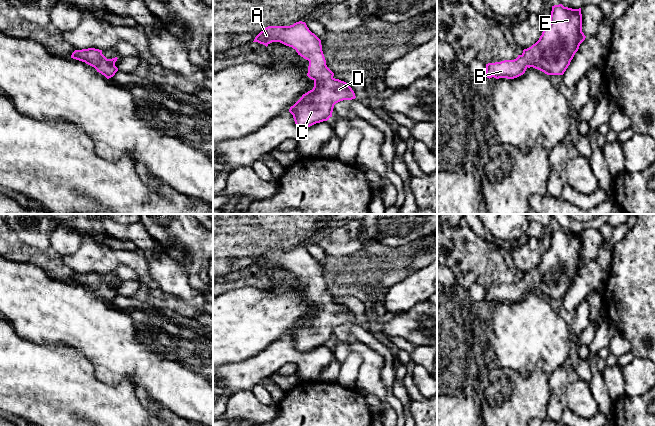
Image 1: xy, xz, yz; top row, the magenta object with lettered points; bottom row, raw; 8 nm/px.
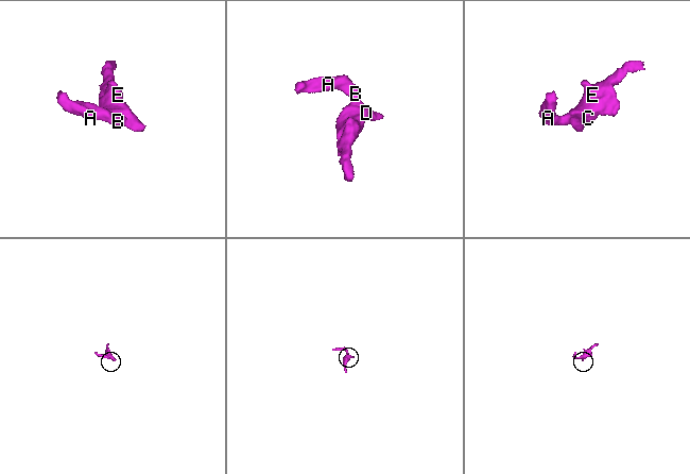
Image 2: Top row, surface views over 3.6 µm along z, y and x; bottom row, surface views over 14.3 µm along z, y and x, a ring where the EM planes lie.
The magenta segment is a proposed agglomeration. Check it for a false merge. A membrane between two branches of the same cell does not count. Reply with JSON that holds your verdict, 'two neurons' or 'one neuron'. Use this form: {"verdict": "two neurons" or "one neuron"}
{"verdict": "one neuron"}

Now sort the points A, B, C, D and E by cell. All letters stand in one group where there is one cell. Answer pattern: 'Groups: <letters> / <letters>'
Groups: A B C D E

